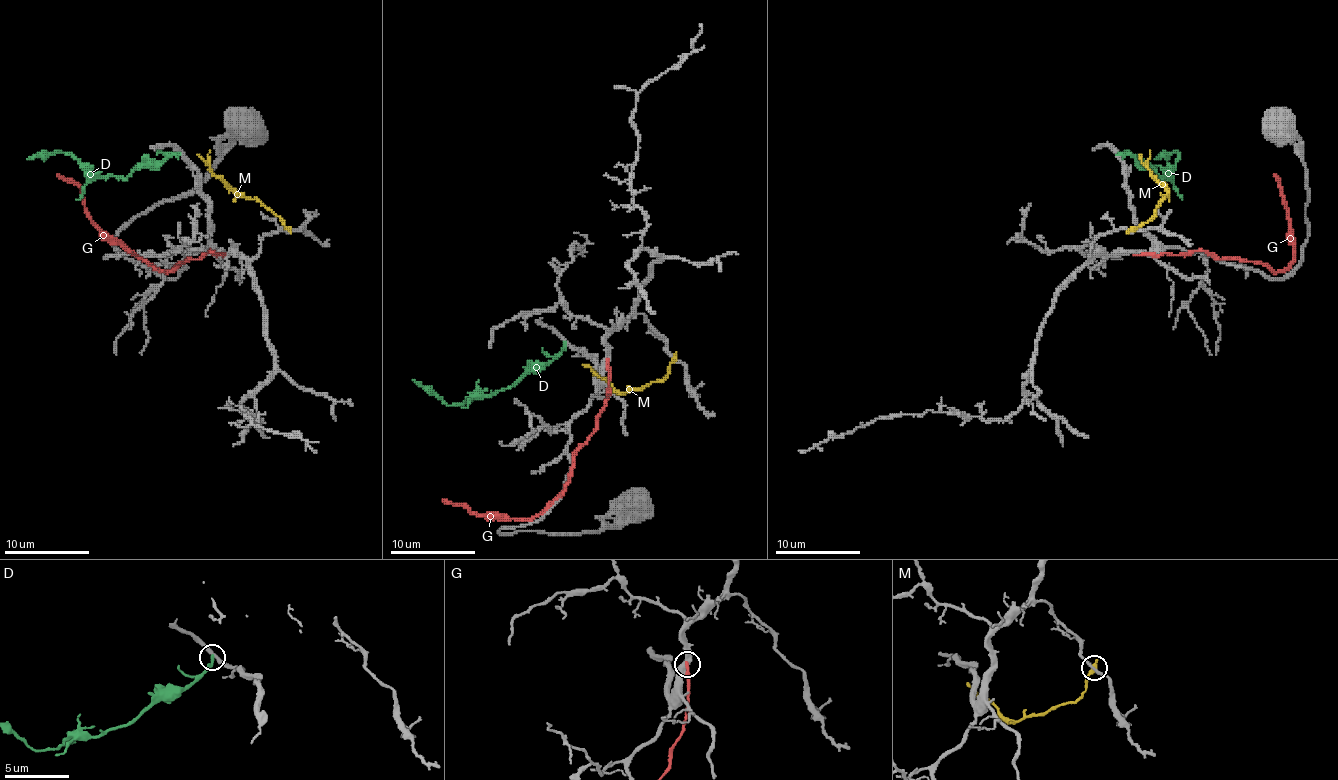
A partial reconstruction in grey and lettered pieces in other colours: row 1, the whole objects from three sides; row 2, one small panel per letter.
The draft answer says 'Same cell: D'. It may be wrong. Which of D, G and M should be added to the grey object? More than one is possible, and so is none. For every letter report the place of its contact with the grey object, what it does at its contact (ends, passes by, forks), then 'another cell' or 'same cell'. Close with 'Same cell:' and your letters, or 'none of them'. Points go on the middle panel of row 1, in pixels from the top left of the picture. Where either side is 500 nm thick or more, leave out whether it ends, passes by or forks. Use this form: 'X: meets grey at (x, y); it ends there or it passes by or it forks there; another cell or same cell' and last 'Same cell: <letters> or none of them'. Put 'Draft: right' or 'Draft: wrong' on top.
Draft: wrong
D: meets grey at (565, 343); it ends there; another cell
G: meets grey at (607, 360); it ends there; another cell
M: meets grey at (675, 358); it ends there; another cell
Same cell: none of them

